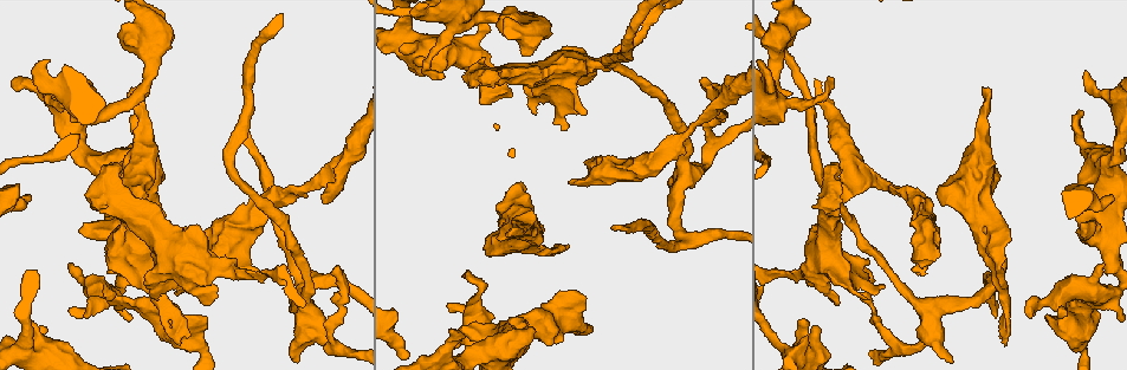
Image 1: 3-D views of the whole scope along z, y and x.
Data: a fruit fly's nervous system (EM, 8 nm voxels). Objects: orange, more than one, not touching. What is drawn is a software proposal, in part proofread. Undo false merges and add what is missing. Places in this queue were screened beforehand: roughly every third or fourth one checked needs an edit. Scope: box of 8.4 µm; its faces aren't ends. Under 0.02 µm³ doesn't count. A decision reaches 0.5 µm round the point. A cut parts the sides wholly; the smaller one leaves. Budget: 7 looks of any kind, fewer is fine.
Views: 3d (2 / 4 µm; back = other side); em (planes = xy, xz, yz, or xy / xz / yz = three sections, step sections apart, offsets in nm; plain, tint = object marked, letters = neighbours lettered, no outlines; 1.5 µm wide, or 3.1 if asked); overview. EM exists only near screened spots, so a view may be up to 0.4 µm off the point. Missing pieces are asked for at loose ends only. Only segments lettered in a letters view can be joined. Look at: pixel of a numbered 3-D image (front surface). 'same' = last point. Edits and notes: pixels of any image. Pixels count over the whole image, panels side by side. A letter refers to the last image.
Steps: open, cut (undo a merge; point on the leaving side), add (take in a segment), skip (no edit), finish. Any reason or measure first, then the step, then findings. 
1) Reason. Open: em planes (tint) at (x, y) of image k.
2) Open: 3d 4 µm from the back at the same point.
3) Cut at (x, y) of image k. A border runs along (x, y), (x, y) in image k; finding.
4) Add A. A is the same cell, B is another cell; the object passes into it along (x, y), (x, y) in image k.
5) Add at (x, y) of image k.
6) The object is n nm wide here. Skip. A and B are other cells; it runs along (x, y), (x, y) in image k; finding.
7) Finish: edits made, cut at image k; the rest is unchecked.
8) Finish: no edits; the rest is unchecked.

Calibre changes. Open: em planes (letters) at (476, 295) of image 1.

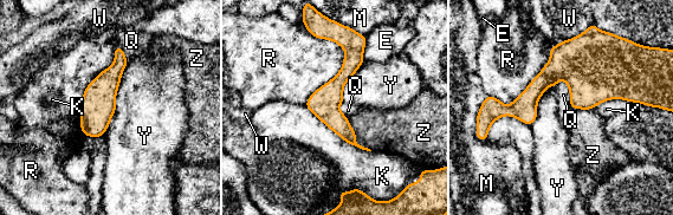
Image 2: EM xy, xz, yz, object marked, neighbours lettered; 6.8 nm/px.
Skip. E, K, M, Q, R, W, Y and Z are other cells; a border runs along (308, 31), (345, 56), (304, 104) in image 2; one cell here.

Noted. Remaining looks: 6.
An open end. Open: 3d 2 µm at (564, 245) of image 1.

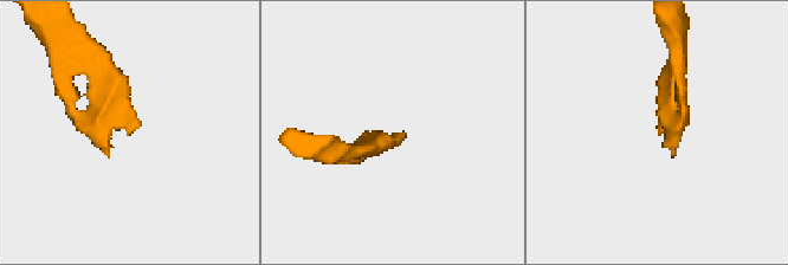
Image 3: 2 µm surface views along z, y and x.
Open: em planes (letters) at (659, 132) of image 3.

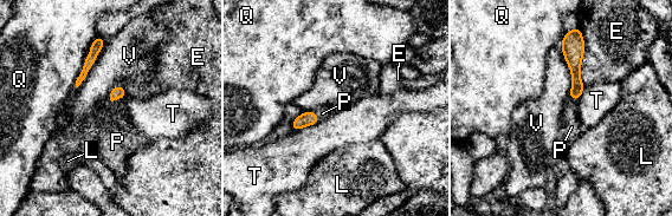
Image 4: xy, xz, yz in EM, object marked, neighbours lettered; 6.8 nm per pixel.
Add at (322, 113) of image 4. P is the same cell, E, L, Q, T and V are other cells; the object passes into it along (307, 118), (316, 116), (322, 113) in image 4; the cell continues.

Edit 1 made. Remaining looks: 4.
Redraw. Open: overview.

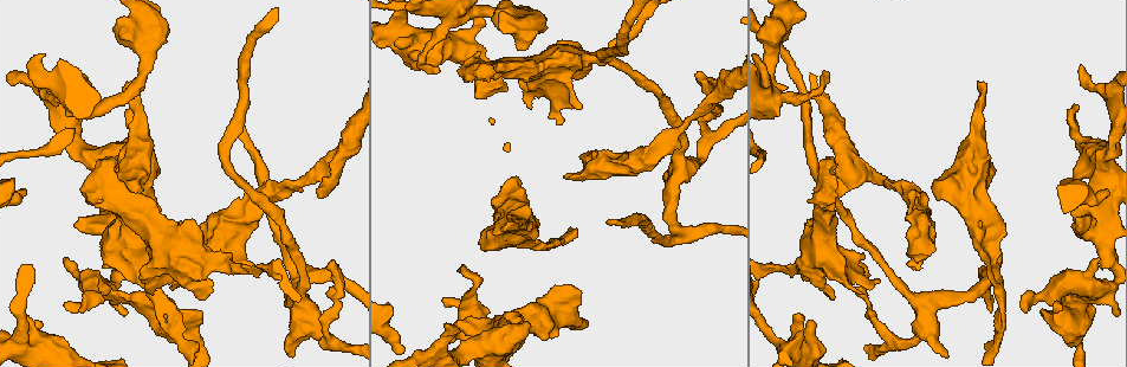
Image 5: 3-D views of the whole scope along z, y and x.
Tapers out. Open: 3d 2 µm at (700, 76) of image 5.

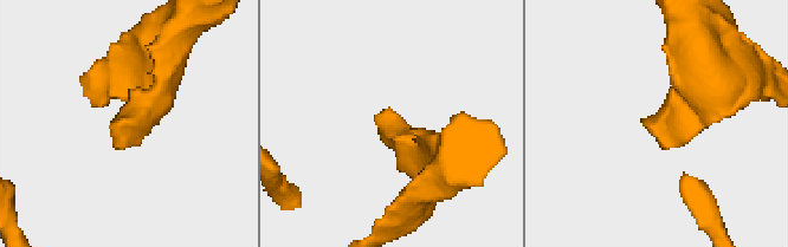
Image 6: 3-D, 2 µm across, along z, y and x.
Open: em yz step 4 (tint) at (663, 147) of image 6.

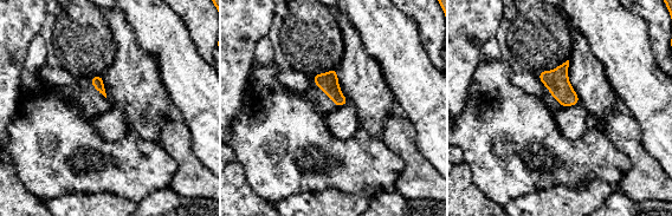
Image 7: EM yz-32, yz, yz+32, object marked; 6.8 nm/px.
Cut it another way. Open: em planes (letters) at the same point.

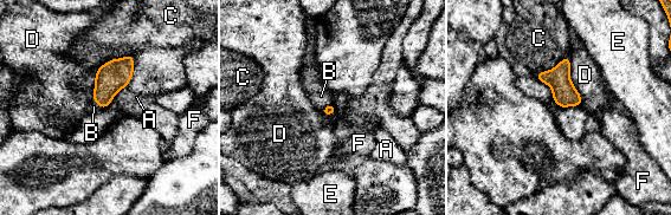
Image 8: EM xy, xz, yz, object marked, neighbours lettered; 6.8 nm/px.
The longest contact is with D, 340 nm. Add at (321, 96) of image 8. B is the same cell, A, C, D, E and F are other cells; the object passes into it along (330, 109), (328, 105), (321, 96) in image 8; the cell continues.

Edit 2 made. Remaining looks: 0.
Finish: edits made, add at image 4, add at image 8; the rest is unchecked.

